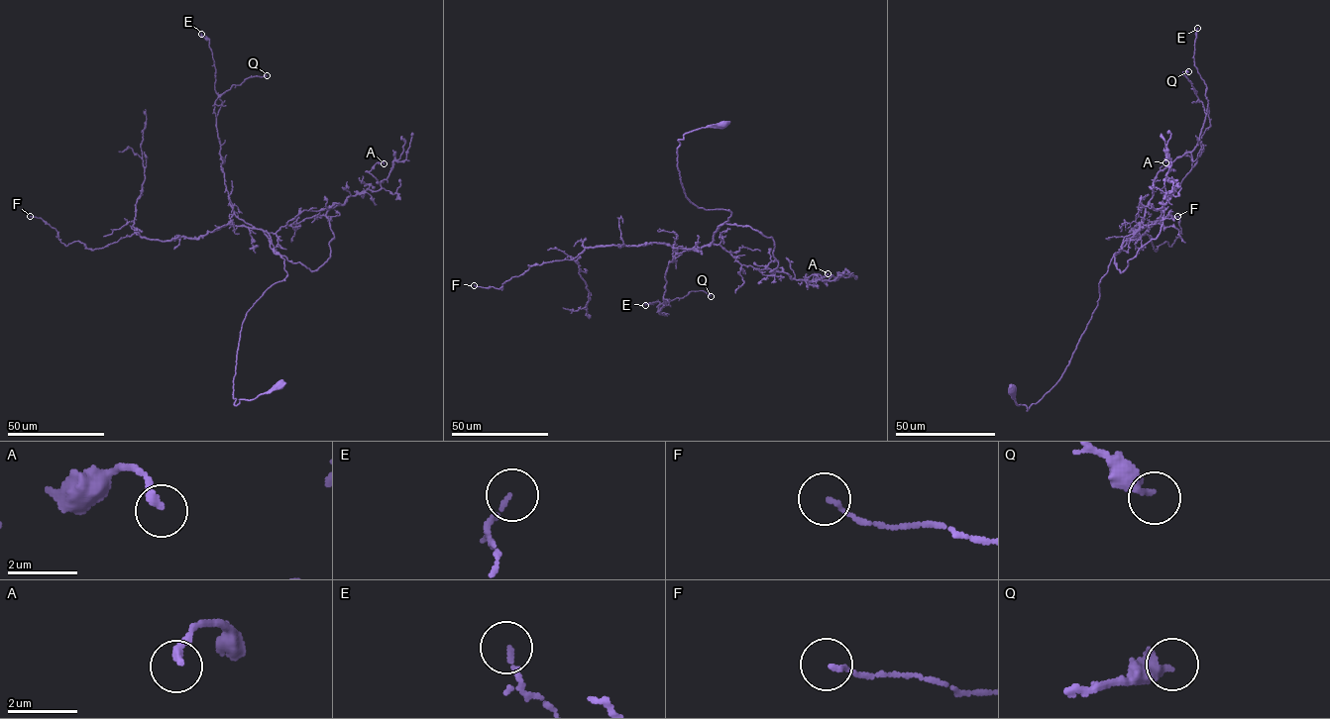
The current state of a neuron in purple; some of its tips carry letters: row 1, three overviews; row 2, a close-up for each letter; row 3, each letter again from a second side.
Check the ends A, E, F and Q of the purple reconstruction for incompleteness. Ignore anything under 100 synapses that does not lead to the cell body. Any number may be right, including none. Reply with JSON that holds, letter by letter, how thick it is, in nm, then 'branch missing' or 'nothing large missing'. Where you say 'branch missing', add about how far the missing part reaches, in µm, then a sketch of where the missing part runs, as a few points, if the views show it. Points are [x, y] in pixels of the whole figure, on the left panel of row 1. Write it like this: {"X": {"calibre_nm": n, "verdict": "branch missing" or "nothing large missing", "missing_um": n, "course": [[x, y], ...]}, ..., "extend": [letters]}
{"A": {"calibre_nm": 220, "verdict": "nothing large missing"}, "E": {"calibre_nm": 100, "verdict": "nothing large missing"}, "F": {"calibre_nm": 120, "verdict": "nothing large missing"}, "Q": {"calibre_nm": 360, "verdict": "nothing large missing"}, "extend": []}

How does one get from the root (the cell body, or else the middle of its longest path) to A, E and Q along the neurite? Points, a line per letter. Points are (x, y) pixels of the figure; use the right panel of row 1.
A: (1012, 389), (1027, 410), (1058, 380), (1097, 305), (1113, 255), (1125, 237), (1156, 223), (1170, 197), (1165, 162)
E: (1012, 389), (1027, 410), (1058, 380), (1156, 174), (1196, 145), (1208, 106), (1197, 28)
Q: (1012, 389), (1027, 410), (1058, 380), (1156, 174), (1196, 145), (1206, 113), (1188, 71)

